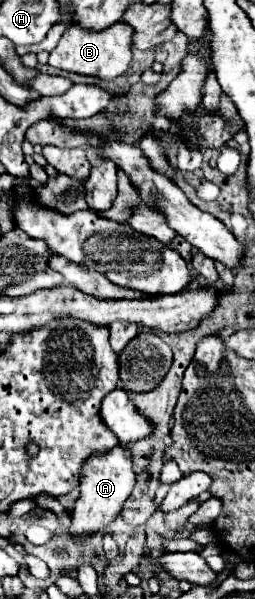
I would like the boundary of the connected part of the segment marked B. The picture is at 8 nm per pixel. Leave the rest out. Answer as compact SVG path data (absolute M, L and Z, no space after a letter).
M71 24L65 34L61 36L57 48L49 56L49 66L65 70L65 72L75 72L83 76L97 76L103 80L113 80L129 68L131 62L131 40L133 40L133 28L129 24L113 24L105 28L103 32L91 32L85 30L77 24Z

